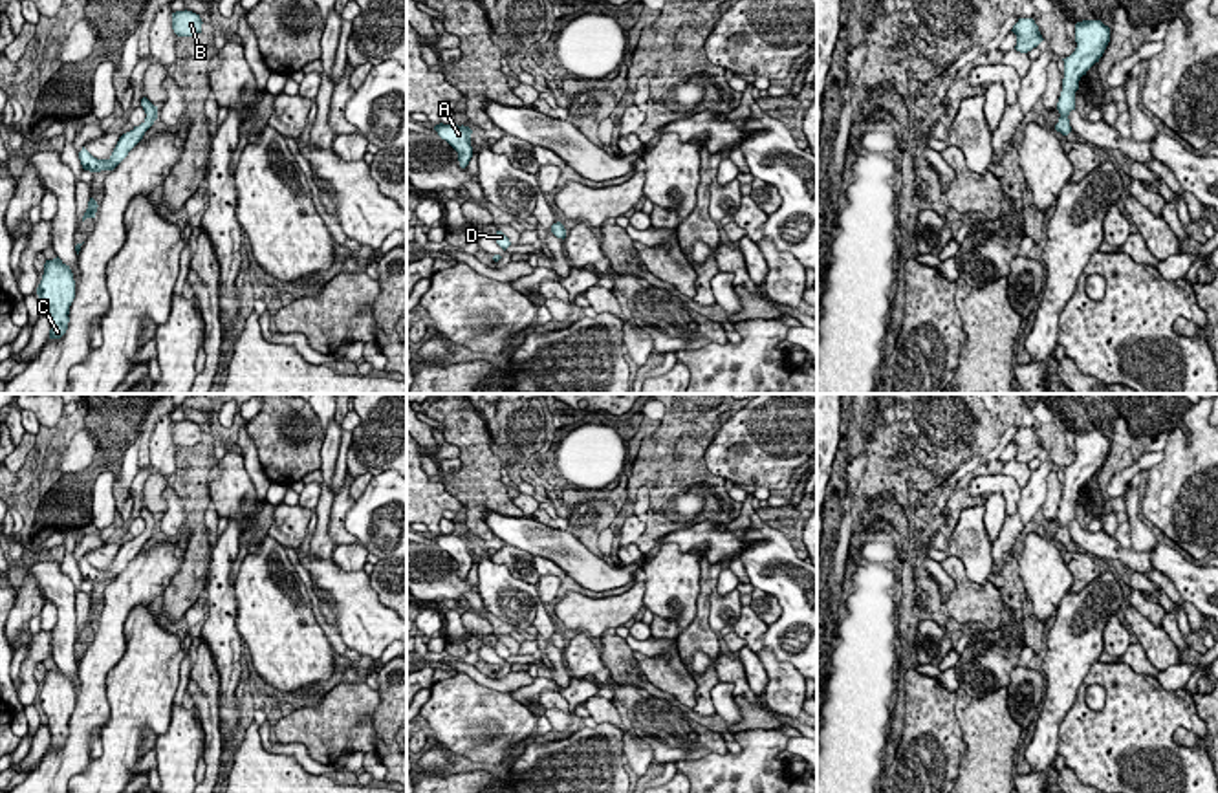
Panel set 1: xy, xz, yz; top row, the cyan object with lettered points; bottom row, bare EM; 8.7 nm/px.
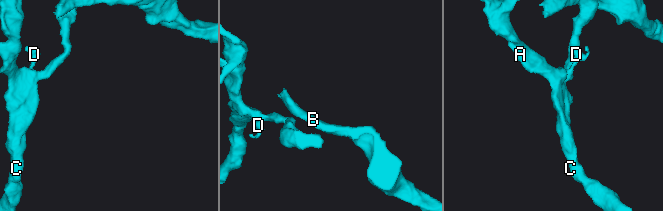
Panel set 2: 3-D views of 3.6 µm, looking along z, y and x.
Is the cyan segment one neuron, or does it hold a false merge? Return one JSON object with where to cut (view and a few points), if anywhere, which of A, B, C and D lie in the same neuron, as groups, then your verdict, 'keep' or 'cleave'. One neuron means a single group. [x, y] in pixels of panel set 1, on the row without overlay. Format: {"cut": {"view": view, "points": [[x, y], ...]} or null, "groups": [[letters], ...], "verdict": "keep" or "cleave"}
{"cut": {"view": "xy", "points": [[145, 532], [149, 537]]}, "groups": [["A", "C", "D"], ["B"]], "verdict": "cleave"}

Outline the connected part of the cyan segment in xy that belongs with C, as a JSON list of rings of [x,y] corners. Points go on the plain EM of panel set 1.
[[[59,667],[46,670],[37,705],[48,720],[51,734],[49,749],[60,749],[68,740],[70,716],[75,709],[75,690],[70,676]]]

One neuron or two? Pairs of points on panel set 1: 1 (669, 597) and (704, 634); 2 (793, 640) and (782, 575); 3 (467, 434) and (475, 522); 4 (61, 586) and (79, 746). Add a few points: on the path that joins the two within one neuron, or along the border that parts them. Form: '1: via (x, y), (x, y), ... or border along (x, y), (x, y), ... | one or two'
1: border along (700, 579), (696, 616), (680, 634) | two
2: via (793, 623), (793, 592) | one
3: via (475, 456), (475, 500) | one
4: border along (77, 665), (79, 691), (76, 695) | two

